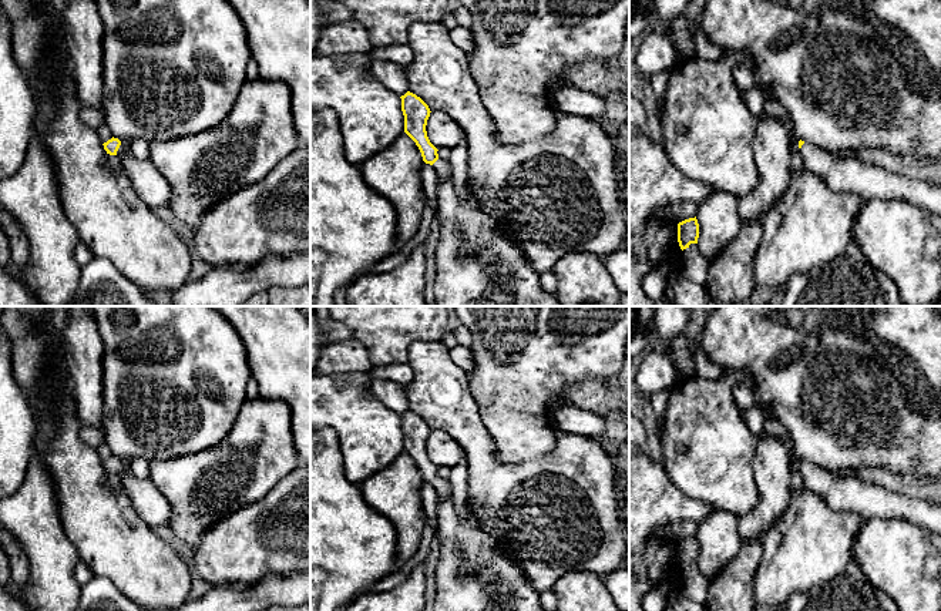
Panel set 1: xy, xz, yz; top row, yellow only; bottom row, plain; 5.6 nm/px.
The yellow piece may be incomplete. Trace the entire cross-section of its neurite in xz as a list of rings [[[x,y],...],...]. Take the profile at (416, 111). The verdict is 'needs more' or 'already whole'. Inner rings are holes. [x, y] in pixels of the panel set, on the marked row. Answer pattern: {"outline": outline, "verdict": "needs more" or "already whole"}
{"outline": [[[407,91],[401,98],[401,111],[404,115],[404,132],[419,147],[423,161],[434,167],[438,179],[451,177],[451,165],[447,160],[440,160],[437,148],[430,142],[426,131],[430,117],[429,105],[416,94]]], "verdict": "needs more"}

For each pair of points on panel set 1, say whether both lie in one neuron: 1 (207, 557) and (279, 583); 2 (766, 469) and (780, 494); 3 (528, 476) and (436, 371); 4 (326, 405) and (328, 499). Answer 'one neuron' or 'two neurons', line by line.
1: two neurons
2: one neuron
3: one neuron
4: two neurons

